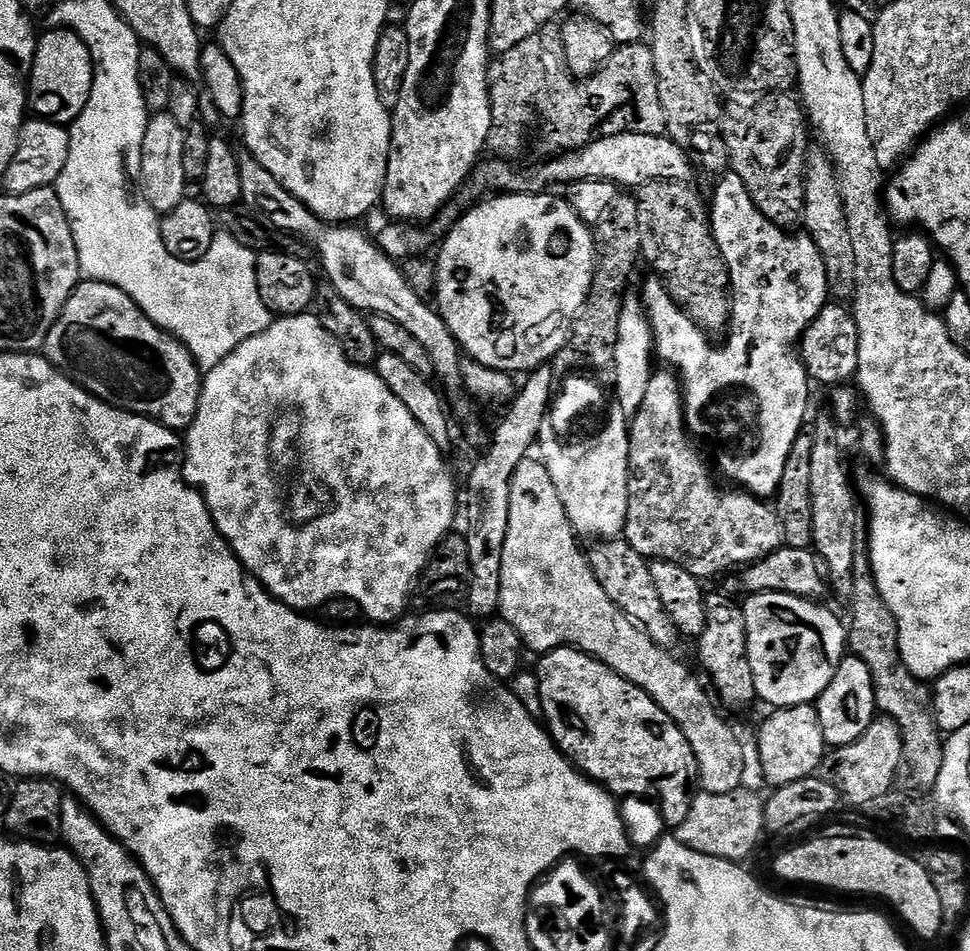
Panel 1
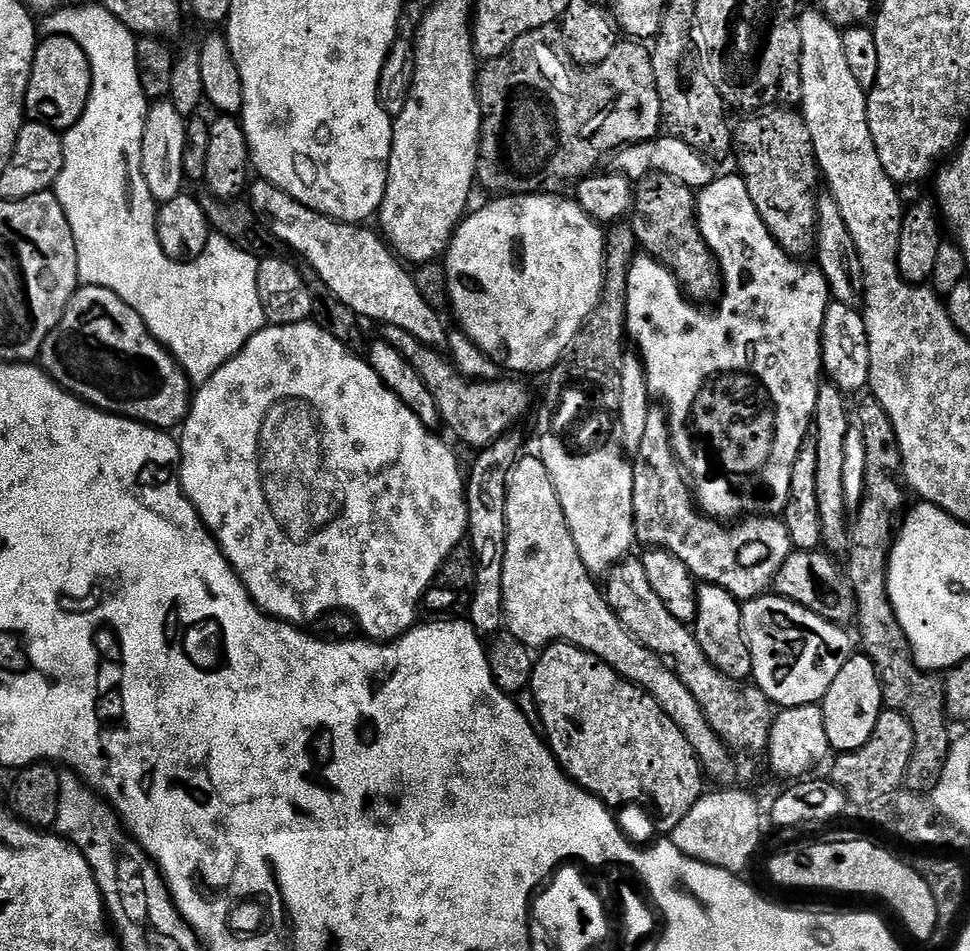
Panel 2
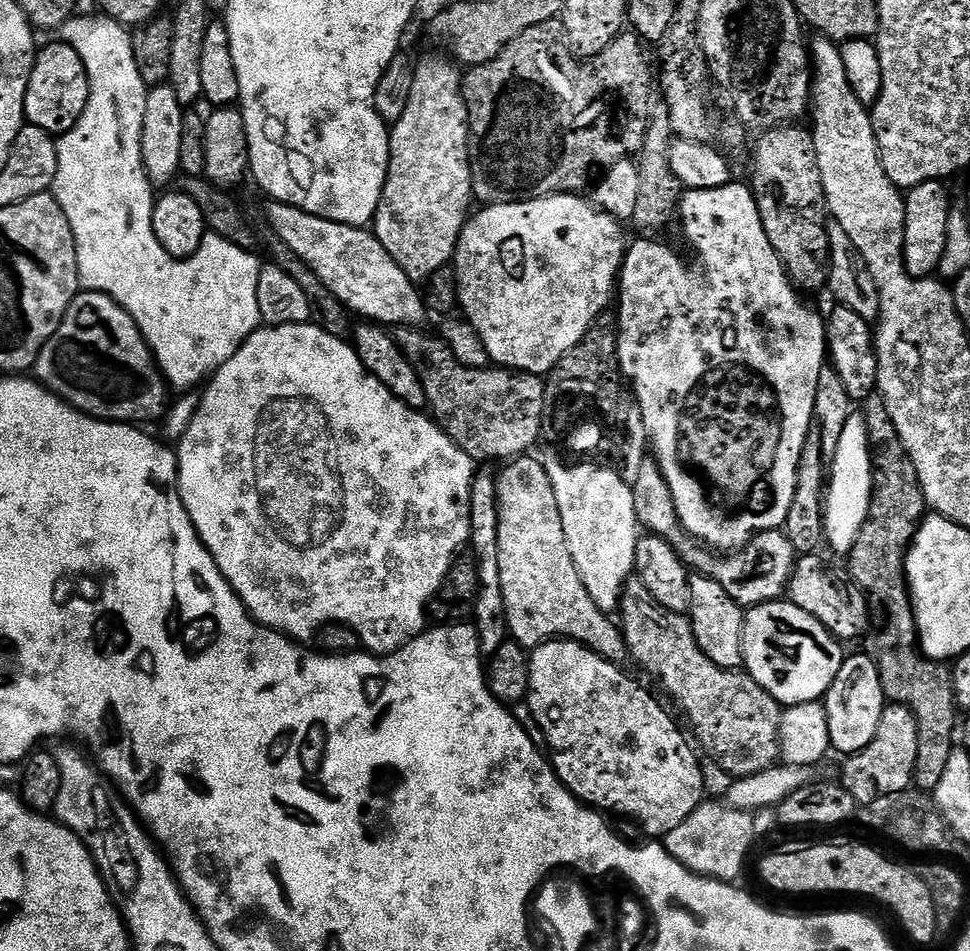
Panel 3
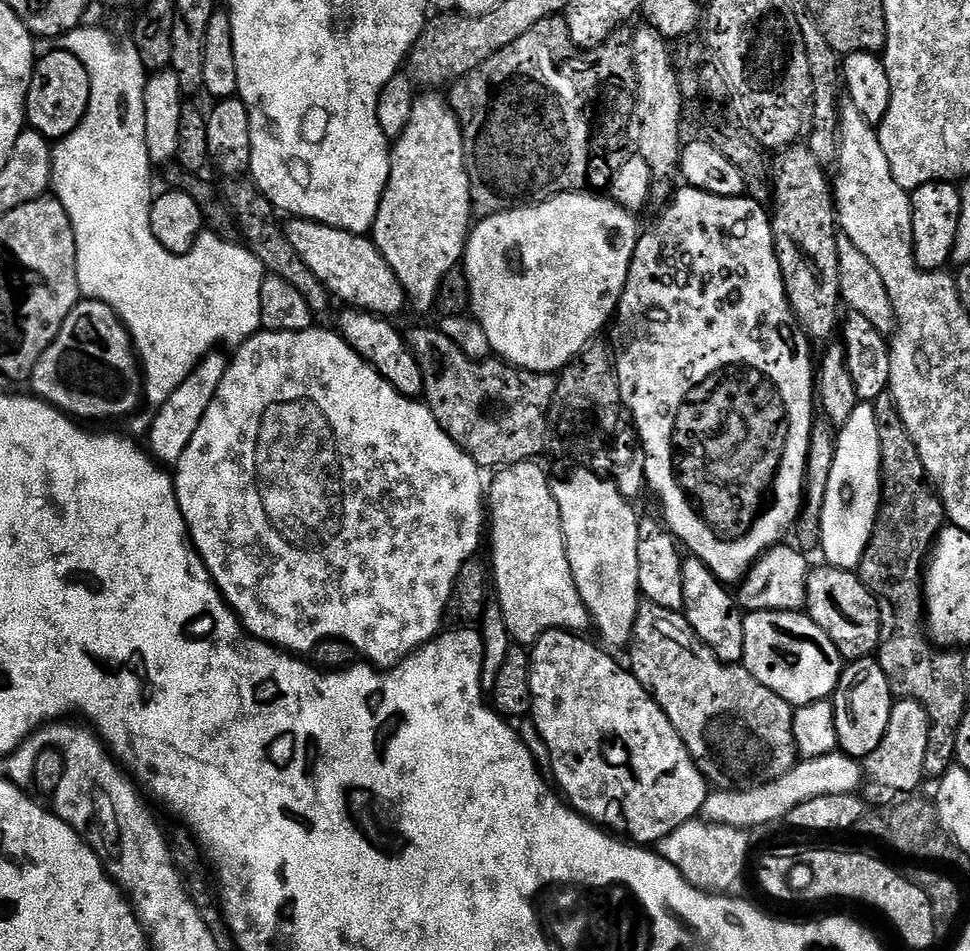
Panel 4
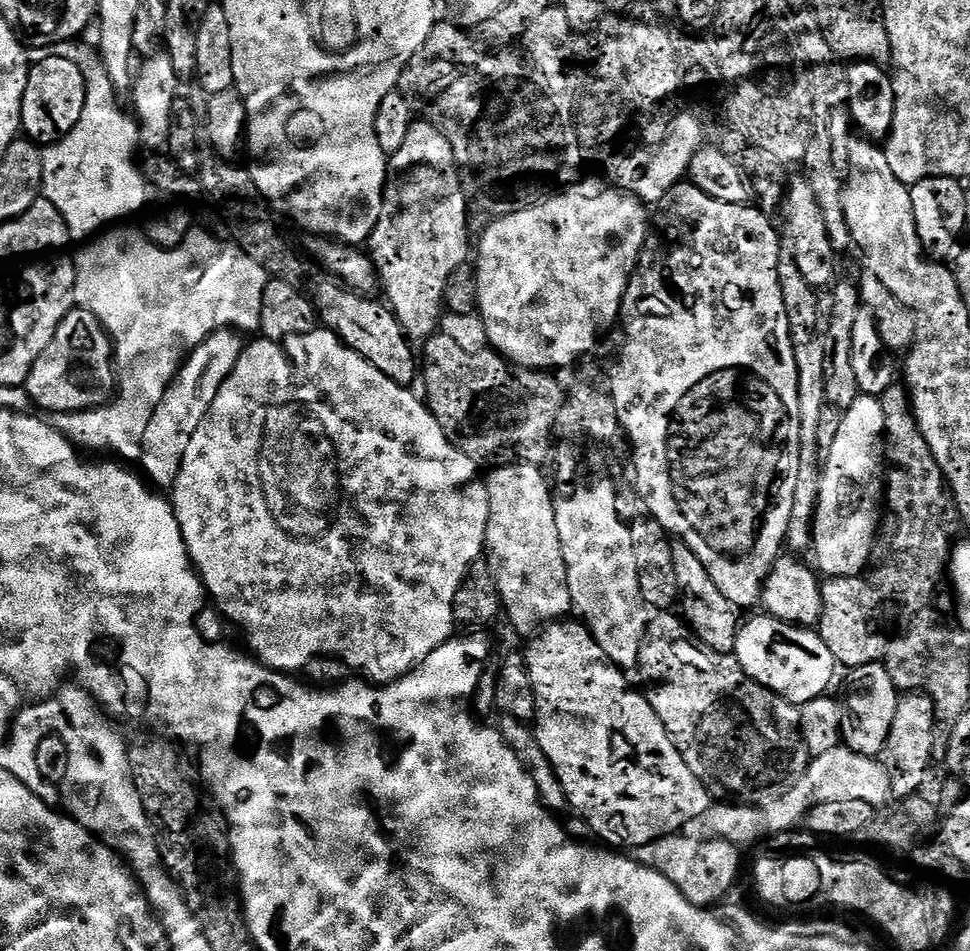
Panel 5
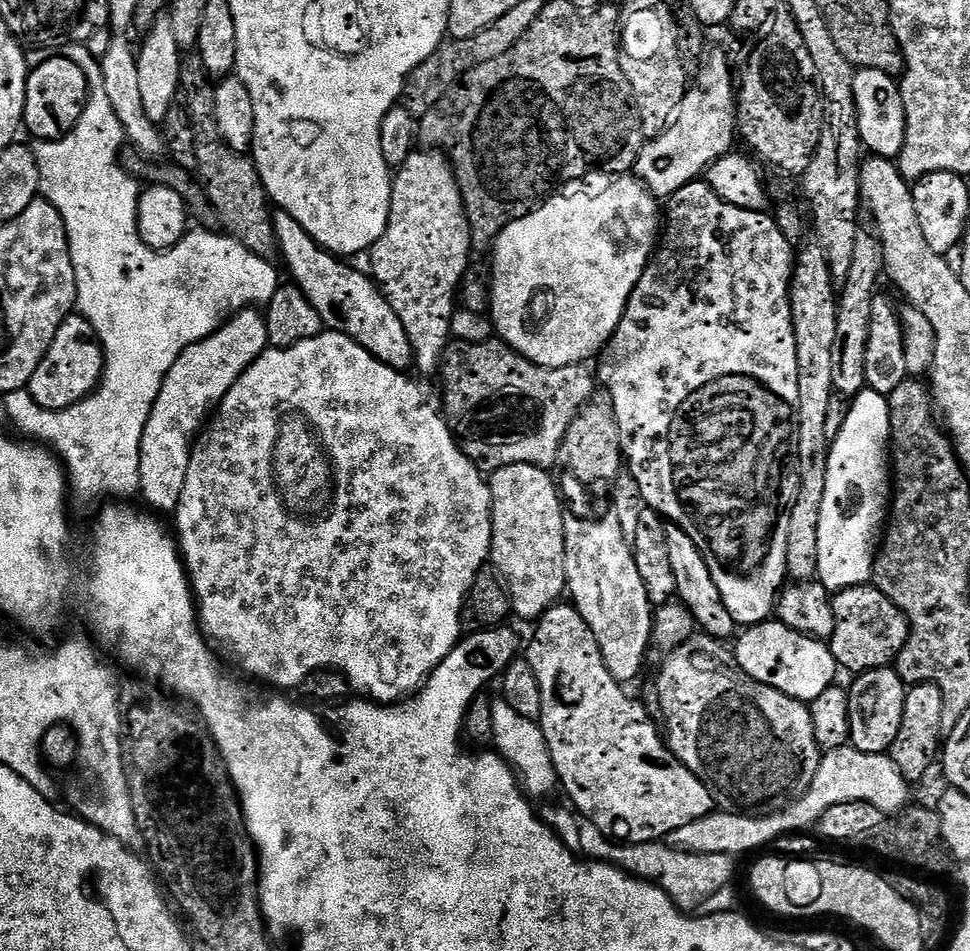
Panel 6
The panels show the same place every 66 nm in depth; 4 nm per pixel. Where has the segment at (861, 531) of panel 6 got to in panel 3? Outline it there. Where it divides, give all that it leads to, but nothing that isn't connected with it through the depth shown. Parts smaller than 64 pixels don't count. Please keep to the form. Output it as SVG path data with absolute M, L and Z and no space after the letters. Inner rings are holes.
M854 414L842 430L834 458L830 461L830 477L824 501L824 535L827 547L846 554L858 542L858 534L868 521L872 501L872 451L863 415Z

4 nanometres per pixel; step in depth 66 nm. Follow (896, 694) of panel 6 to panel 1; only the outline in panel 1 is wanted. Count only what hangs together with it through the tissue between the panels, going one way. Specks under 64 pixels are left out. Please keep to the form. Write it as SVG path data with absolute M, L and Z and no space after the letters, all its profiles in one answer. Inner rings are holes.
M845 655L836 668L834 678L830 678L830 686L826 686L819 700L815 701L814 707L820 719L825 745L829 749L850 746L850 742L858 742L858 738L866 734L866 730L878 716L870 666L866 666L866 662L862 662L856 656Z

